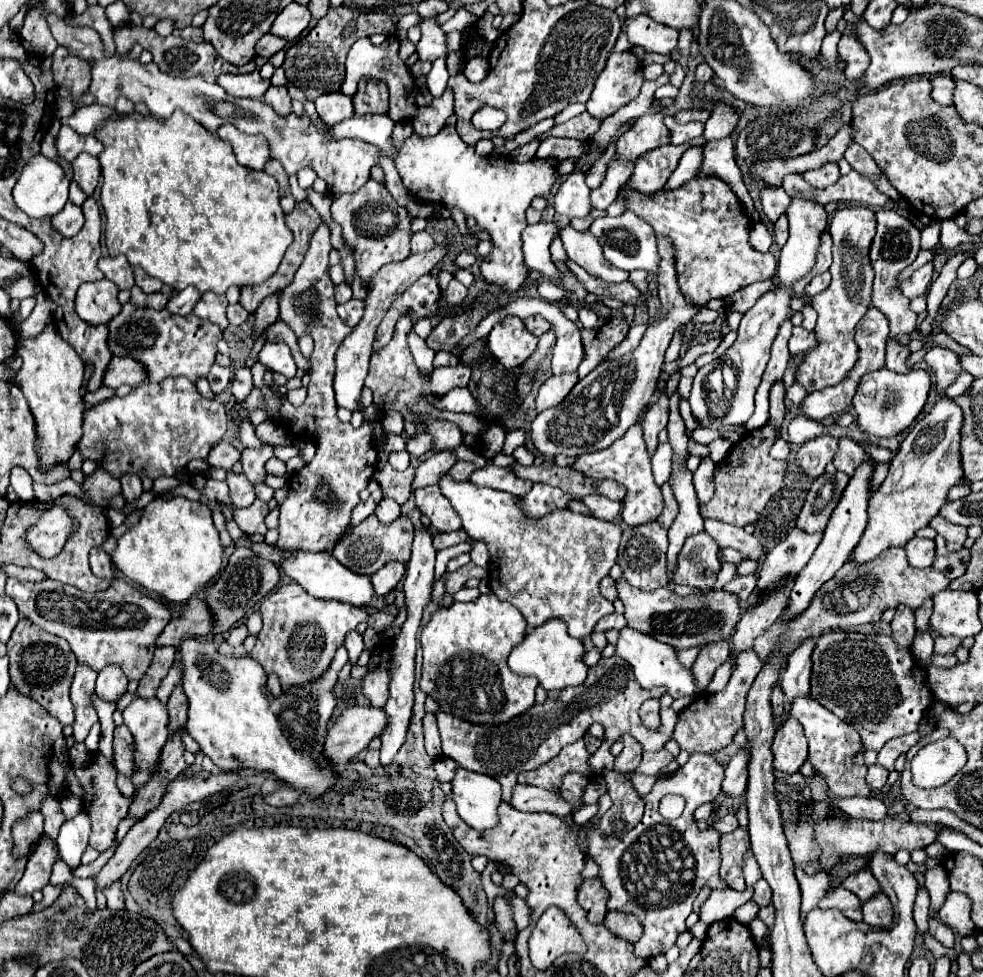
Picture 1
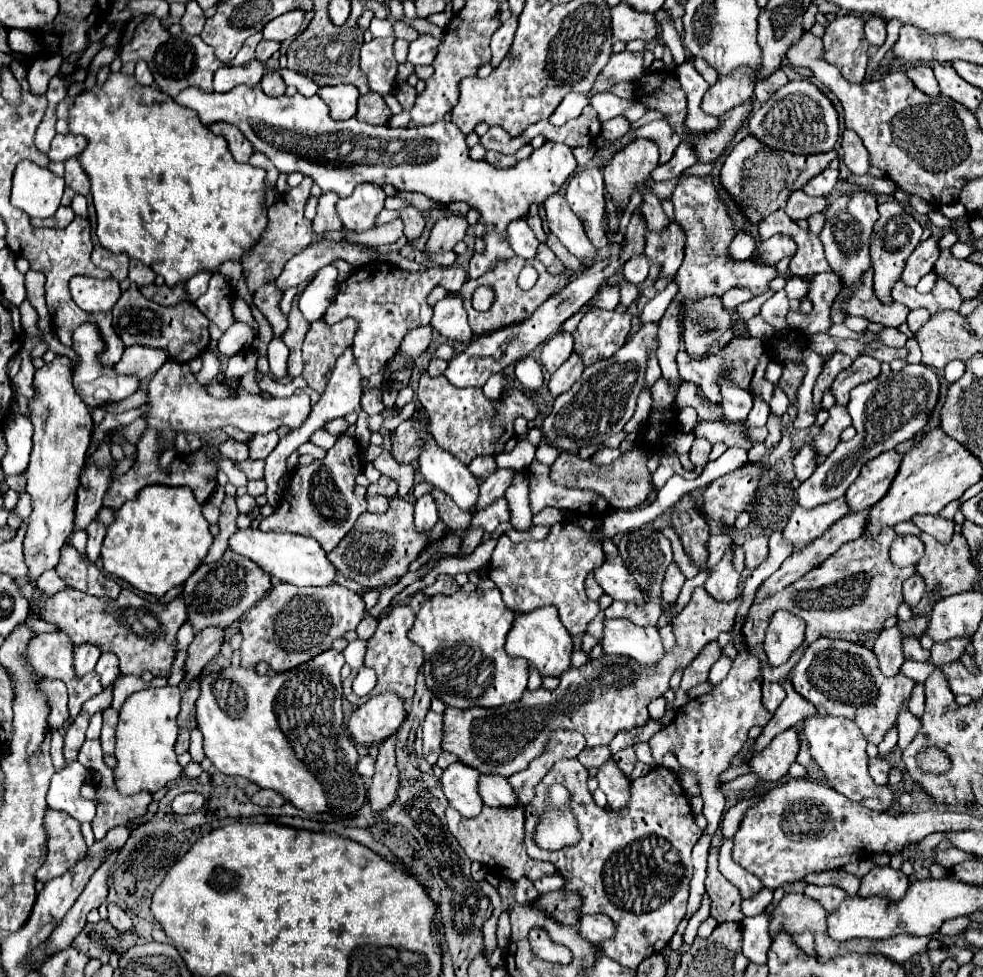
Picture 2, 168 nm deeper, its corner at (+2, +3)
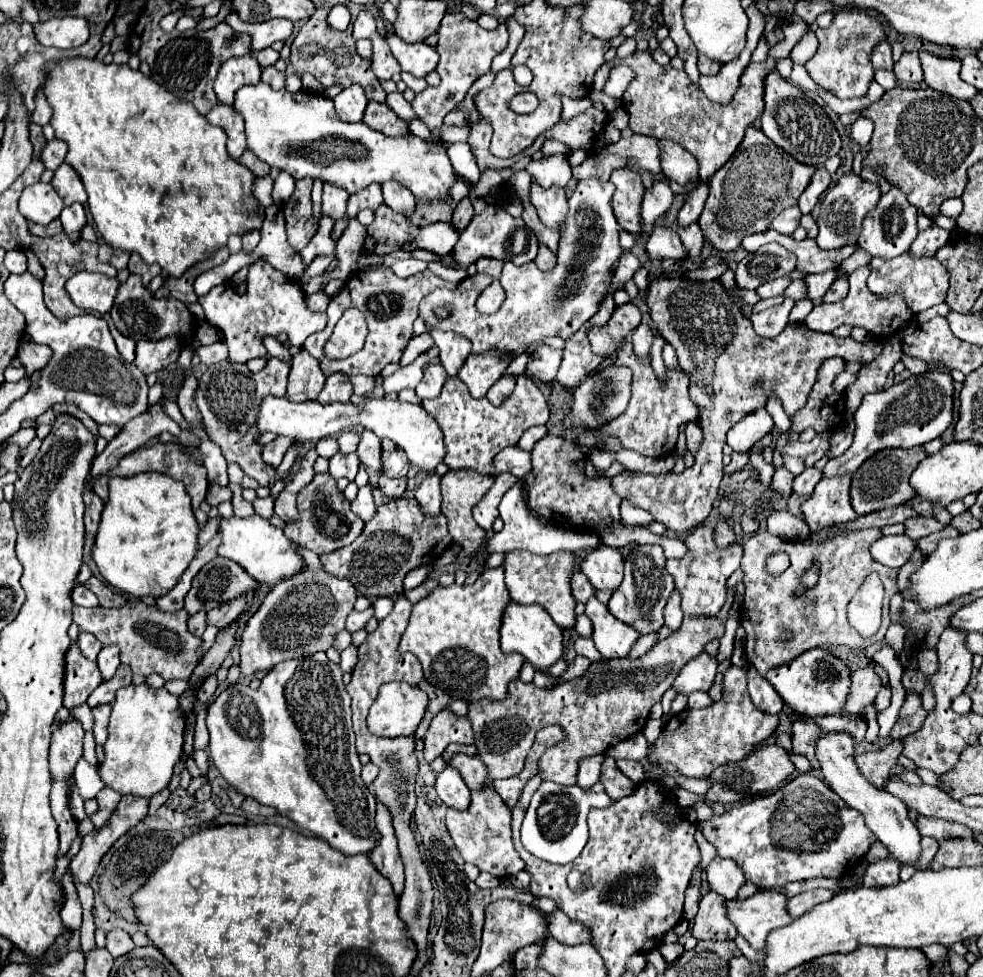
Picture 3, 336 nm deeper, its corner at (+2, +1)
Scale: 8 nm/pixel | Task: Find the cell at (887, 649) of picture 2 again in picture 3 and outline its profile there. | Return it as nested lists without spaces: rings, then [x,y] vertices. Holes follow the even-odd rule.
[[[869,659],[869,663],[865,667],[861,667],[853,673],[851,695],[849,695],[849,701],[847,701],[847,707],[845,707],[849,713],[857,713],[863,707],[873,705],[879,689],[883,687],[883,681],[877,675],[875,667],[877,667],[877,663],[873,659]]]

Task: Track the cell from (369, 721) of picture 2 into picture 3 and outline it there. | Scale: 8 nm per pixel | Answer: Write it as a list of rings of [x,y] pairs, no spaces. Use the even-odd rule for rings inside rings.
[[[385,683],[369,709],[367,727],[377,737],[413,735],[427,707],[427,695],[409,683]]]

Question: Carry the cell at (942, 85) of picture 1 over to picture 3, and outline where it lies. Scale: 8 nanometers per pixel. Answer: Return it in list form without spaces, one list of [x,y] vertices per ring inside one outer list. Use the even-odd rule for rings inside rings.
[[[917,51],[903,53],[899,63],[895,63],[895,75],[899,81],[923,83],[923,69],[921,69],[921,61],[919,61],[919,53]]]

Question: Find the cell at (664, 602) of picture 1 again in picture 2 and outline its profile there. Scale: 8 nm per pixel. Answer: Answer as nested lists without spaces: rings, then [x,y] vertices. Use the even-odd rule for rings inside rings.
[[[621,555],[613,557],[613,559],[605,559],[595,571],[593,571],[597,583],[601,585],[601,589],[611,595],[613,599],[619,601],[637,601],[643,603],[645,597],[639,589],[639,585],[635,583],[633,575],[627,571]]]

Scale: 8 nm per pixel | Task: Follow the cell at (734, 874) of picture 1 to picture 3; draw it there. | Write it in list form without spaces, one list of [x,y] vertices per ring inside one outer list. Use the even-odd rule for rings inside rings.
[[[707,891],[699,903],[699,913],[695,917],[693,935],[697,939],[735,939],[737,929],[733,923],[729,923],[729,917],[725,915],[725,899],[717,895],[715,891]]]

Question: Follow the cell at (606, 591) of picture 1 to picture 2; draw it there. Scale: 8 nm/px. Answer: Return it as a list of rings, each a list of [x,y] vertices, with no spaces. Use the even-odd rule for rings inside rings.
[[[589,573],[587,579],[585,579],[585,593],[587,593],[587,597],[589,597],[591,601],[597,601],[597,599],[603,595],[603,591],[599,589],[599,585],[597,585],[597,581],[595,581],[595,577],[593,577],[593,573]]]

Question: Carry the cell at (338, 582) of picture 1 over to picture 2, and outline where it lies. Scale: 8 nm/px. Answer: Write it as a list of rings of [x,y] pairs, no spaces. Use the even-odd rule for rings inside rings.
[[[237,529],[229,539],[229,549],[237,555],[243,555],[257,563],[267,575],[277,577],[279,581],[293,583],[293,585],[331,585],[335,583],[335,569],[329,565],[325,551],[313,537],[305,535],[293,535],[293,533],[273,533],[273,531],[261,531],[261,529]]]

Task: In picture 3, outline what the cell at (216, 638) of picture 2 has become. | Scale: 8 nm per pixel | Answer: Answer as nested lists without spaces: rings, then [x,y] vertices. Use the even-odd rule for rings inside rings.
[[[239,597],[239,599],[233,599],[229,603],[223,603],[223,605],[215,607],[215,609],[211,609],[207,613],[207,625],[217,627],[219,631],[225,629],[227,625],[231,625],[245,611],[245,603],[247,603],[247,599]]]

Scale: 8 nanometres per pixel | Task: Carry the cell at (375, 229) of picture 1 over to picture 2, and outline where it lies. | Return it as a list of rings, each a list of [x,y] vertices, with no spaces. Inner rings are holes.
[[[373,183],[357,185],[351,197],[339,199],[337,213],[347,229],[367,231],[369,227],[373,227],[375,217],[383,209],[385,197],[387,195],[379,185],[373,185]]]

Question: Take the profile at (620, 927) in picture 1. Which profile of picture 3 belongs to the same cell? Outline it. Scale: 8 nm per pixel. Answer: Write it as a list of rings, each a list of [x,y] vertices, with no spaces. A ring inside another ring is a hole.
[[[563,911],[549,913],[549,935],[565,945],[579,945],[589,941],[589,927],[571,921]]]

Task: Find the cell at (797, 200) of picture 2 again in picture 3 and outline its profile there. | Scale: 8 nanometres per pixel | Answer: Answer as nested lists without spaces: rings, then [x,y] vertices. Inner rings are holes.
[[[793,205],[793,207],[787,207],[785,211],[781,211],[775,219],[773,219],[773,223],[771,223],[771,227],[775,229],[775,231],[779,231],[779,233],[785,233],[785,235],[791,235],[797,227],[799,227],[799,219],[801,219],[801,209],[797,207],[797,205]]]

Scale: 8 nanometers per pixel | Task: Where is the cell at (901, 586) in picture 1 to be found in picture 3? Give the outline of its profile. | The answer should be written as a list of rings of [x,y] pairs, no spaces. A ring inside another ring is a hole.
[[[863,529],[863,531],[843,531],[841,535],[835,535],[833,539],[827,539],[821,545],[811,545],[805,541],[789,543],[781,541],[779,537],[763,531],[753,534],[743,545],[743,557],[740,567],[745,571],[745,601],[741,607],[741,625],[745,629],[745,657],[753,667],[759,671],[761,677],[767,675],[769,669],[781,667],[801,653],[821,647],[821,645],[847,645],[851,649],[867,649],[871,643],[885,637],[889,621],[889,601],[893,595],[897,595],[897,569],[885,567],[877,563],[869,555],[869,547],[875,543],[875,539],[881,537],[881,529]],[[785,551],[791,559],[791,565],[785,573],[773,577],[767,573],[765,565],[771,553]],[[817,559],[819,563],[819,579],[817,585],[811,589],[805,589],[801,585],[803,573],[813,565]],[[869,573],[879,573],[883,585],[885,585],[885,599],[883,599],[883,623],[879,631],[873,637],[861,637],[847,621],[847,605],[855,591],[863,585],[865,577]],[[789,629],[793,631],[791,641],[783,641],[781,633]]]

